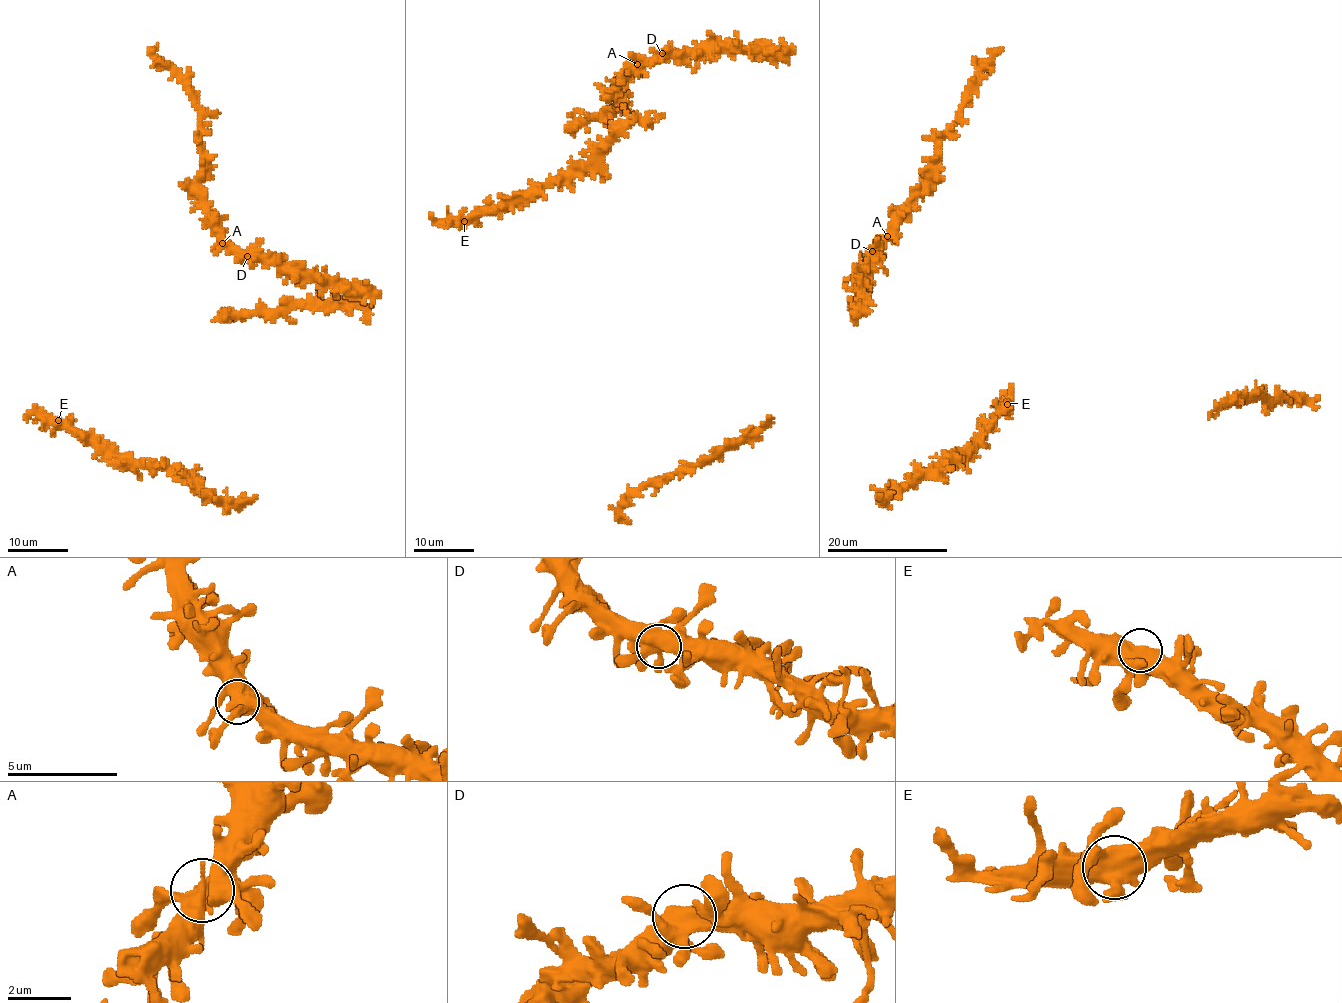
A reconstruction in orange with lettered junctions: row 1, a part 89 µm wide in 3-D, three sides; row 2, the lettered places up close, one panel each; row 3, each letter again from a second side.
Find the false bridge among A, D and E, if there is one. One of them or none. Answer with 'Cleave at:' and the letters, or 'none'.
Cleave at: none

